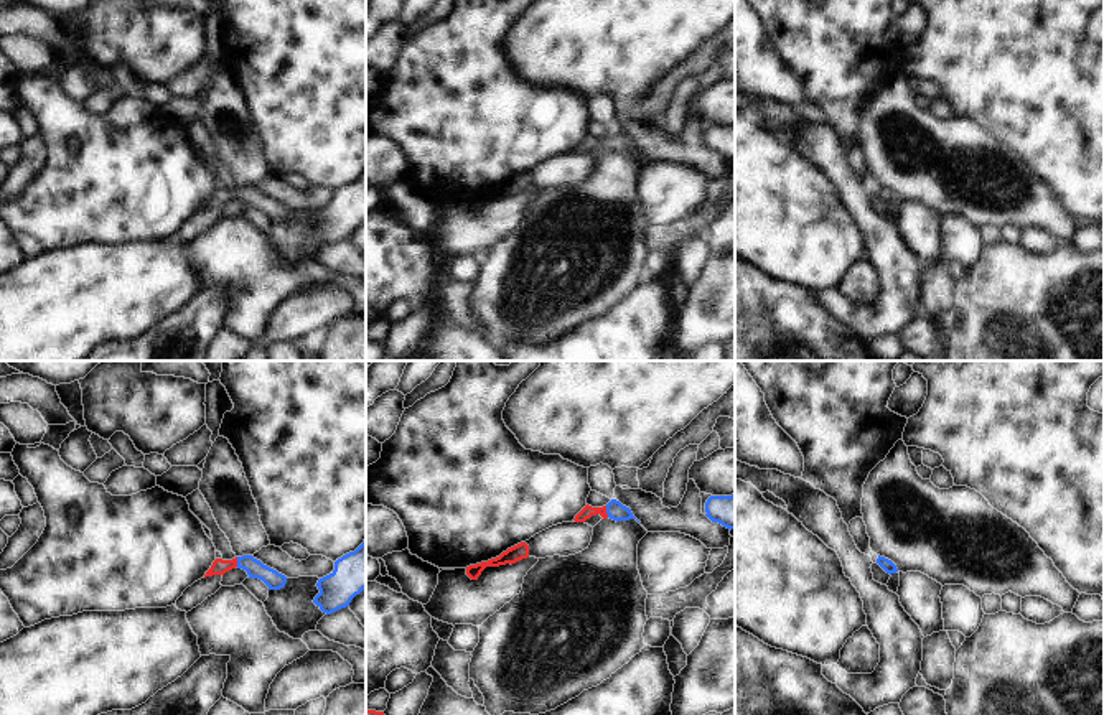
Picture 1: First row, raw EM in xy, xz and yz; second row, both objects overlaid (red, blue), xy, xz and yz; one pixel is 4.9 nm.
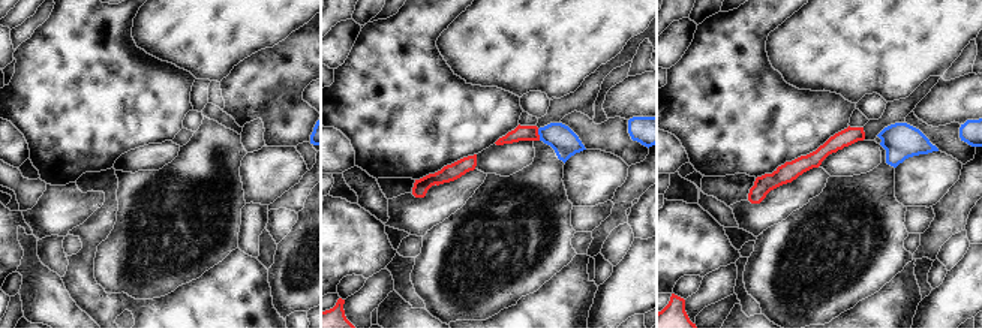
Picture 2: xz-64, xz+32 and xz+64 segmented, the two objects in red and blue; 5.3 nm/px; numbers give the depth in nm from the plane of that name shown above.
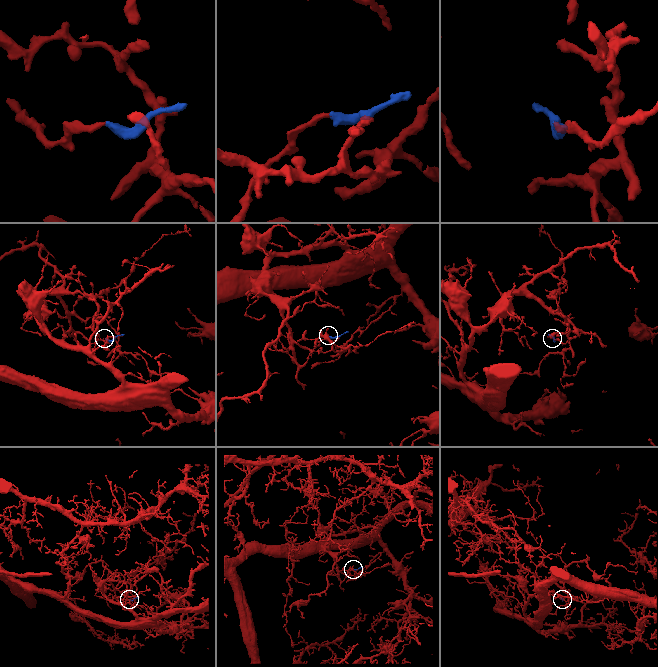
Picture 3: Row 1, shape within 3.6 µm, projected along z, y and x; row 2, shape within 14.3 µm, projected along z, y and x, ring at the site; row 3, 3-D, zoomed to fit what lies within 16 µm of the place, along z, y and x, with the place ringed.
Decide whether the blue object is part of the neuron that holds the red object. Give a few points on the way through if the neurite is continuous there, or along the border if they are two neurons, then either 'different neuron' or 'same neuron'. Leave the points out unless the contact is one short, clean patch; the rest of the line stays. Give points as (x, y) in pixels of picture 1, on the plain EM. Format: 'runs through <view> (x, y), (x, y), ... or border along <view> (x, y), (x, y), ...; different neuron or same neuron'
runs through xz (587, 142), (605, 142), (615, 140); same neuron

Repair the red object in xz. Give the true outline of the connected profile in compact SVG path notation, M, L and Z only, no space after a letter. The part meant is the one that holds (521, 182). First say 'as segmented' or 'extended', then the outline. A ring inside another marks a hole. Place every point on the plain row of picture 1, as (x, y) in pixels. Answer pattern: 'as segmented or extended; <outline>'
as segmented; M521 173L521 175L508 180L506 183L503 183L496 189L491 189L488 193L481 193L481 194L466 198L466 206L471 211L478 211L478 208L481 206L481 203L486 198L499 198L499 196L506 196L506 194L511 194L512 196L512 194L516 194L516 193L519 193L522 189L527 189L527 188L529 188L529 176L526 173Z

